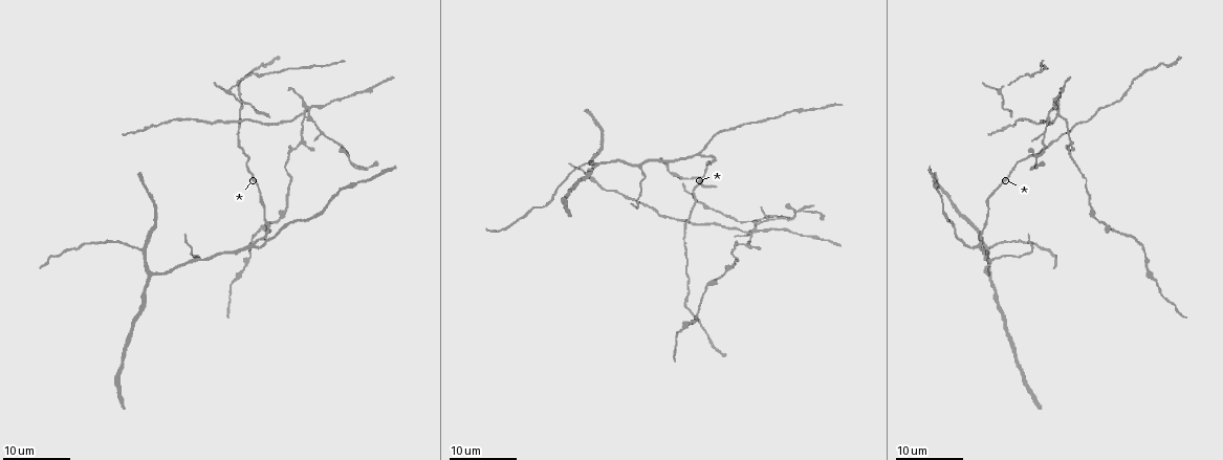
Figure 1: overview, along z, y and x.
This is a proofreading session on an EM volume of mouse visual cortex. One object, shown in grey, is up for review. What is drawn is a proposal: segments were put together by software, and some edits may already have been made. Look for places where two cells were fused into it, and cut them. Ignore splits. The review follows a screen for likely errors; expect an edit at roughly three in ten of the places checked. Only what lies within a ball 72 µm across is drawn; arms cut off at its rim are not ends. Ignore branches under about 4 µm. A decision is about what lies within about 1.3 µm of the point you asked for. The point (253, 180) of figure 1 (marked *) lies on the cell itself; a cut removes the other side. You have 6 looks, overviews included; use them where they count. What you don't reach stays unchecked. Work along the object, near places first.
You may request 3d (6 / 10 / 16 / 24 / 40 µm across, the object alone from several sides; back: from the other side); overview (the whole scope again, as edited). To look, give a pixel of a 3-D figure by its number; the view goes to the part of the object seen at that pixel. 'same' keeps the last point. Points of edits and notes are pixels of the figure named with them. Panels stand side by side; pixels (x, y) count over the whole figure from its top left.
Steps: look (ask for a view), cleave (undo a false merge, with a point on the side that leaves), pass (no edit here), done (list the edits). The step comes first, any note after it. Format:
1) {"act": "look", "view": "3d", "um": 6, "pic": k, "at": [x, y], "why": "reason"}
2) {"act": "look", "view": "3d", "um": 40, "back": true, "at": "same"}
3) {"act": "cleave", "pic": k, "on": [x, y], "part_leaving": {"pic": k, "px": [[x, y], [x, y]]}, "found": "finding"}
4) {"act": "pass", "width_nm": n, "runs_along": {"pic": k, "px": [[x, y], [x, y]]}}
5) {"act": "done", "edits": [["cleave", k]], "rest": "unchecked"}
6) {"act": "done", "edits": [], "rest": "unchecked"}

{"act": "look", "view": "3d", "um": 16, "pic": 1, "at": [698, 154], "why": "two arms in line, one across"}

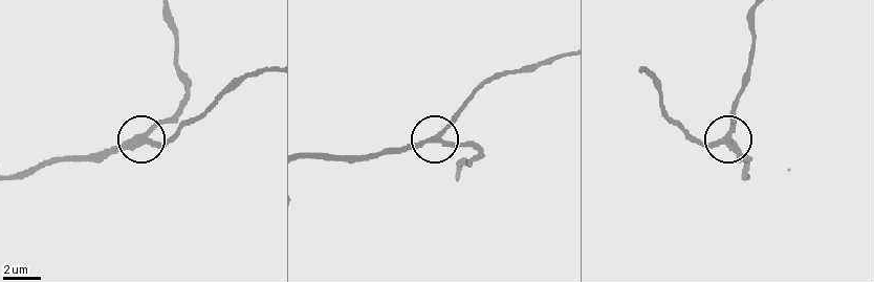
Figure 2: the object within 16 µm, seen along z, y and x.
{"act": "look", "view": "3d", "um": 10, "pic": 2, "at": [435, 137]}

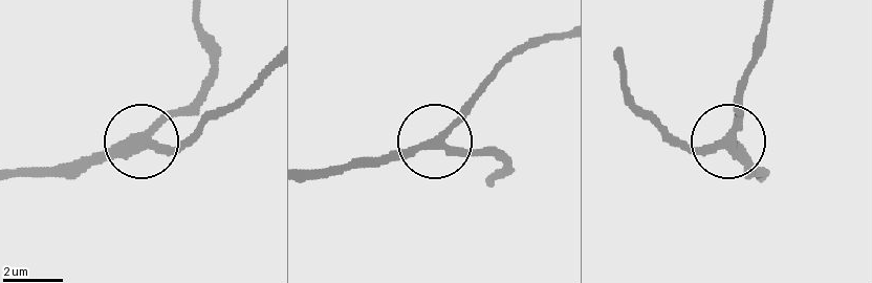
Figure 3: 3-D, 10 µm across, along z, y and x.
{"act": "pass", "arms": 3, "runs_along": {"pic": 3, "px": [[196, 12], [206, 79], [146, 136], [187, 147]]}, "found": "one cell here"}

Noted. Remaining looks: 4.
{"act": "look", "view": "3d", "um": 16, "pic": 1, "at": [640, 169], "why": "small branch off a trunk"}

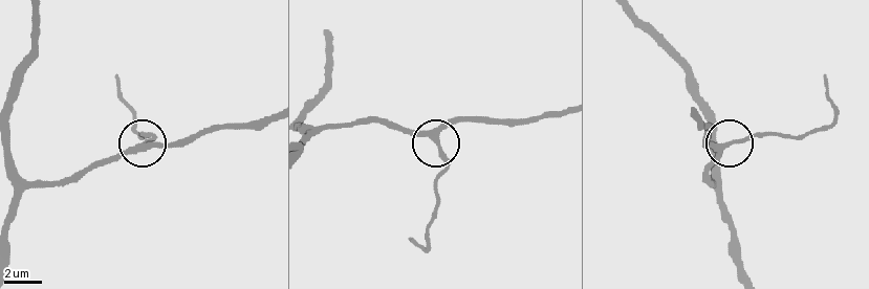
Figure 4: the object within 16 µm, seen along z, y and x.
{"act": "look", "view": "3d", "um": 10, "pic": 4, "at": [435, 142]}

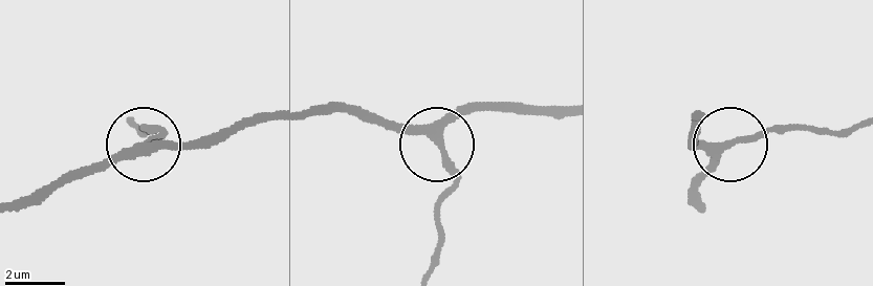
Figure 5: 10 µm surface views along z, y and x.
{"act": "pass", "arms": 3, "runs_along": {"pic": 5, "px": [[561, 108], [471, 108], [448, 123], [440, 234]]}, "found": "all the same cell"}

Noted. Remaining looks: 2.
{"act": "look", "view": "3d", "um": 16, "pic": 1, "at": [986, 248], "why": "three-way junction"}

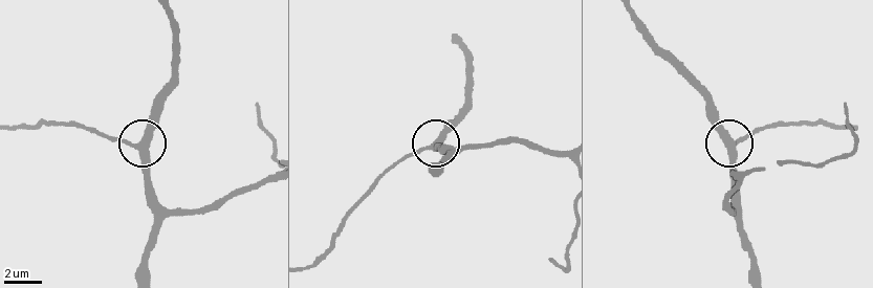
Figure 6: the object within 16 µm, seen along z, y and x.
{"act": "look", "view": "3d", "um": 6, "pic": 6, "at": [731, 145], "why": "closer look"}

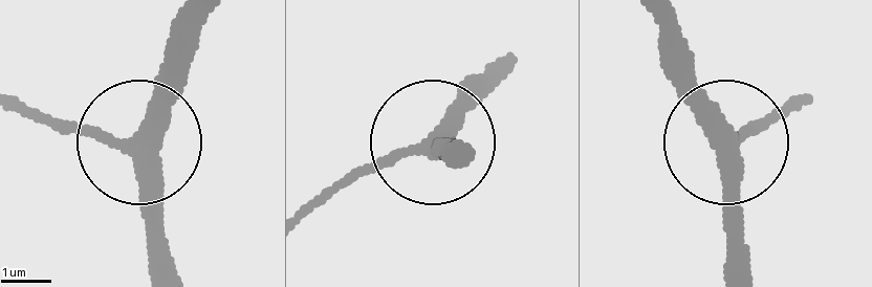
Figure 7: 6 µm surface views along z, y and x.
{"act": "pass", "width_nm": 340, "runs_along": {"pic": 7, "px": [[739, 262], [735, 150], [669, 53]]}, "found": "continuous, no second cell"}

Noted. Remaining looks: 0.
{"act": "done", "edits": [], "rest": "unchecked"}

